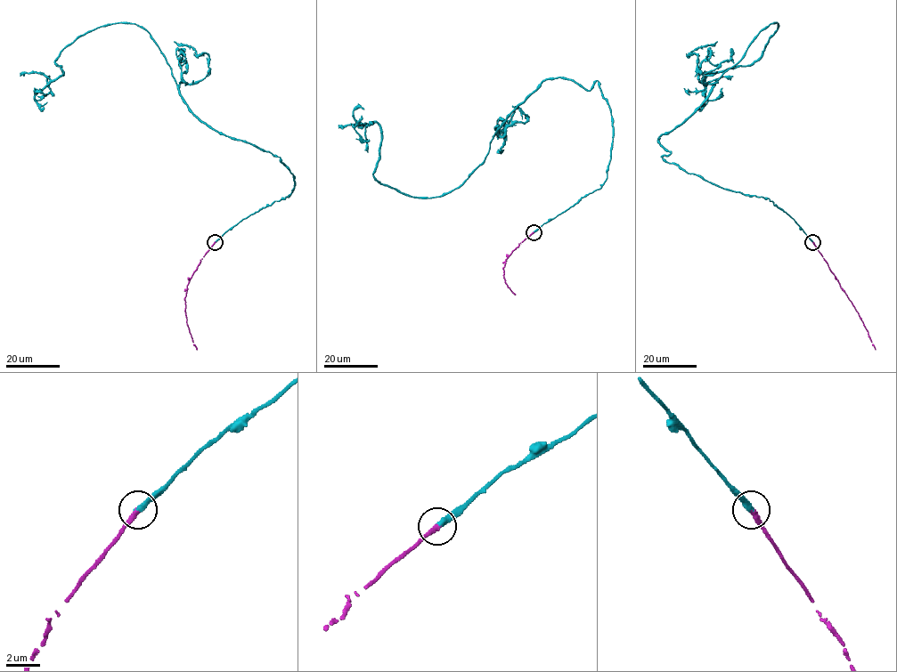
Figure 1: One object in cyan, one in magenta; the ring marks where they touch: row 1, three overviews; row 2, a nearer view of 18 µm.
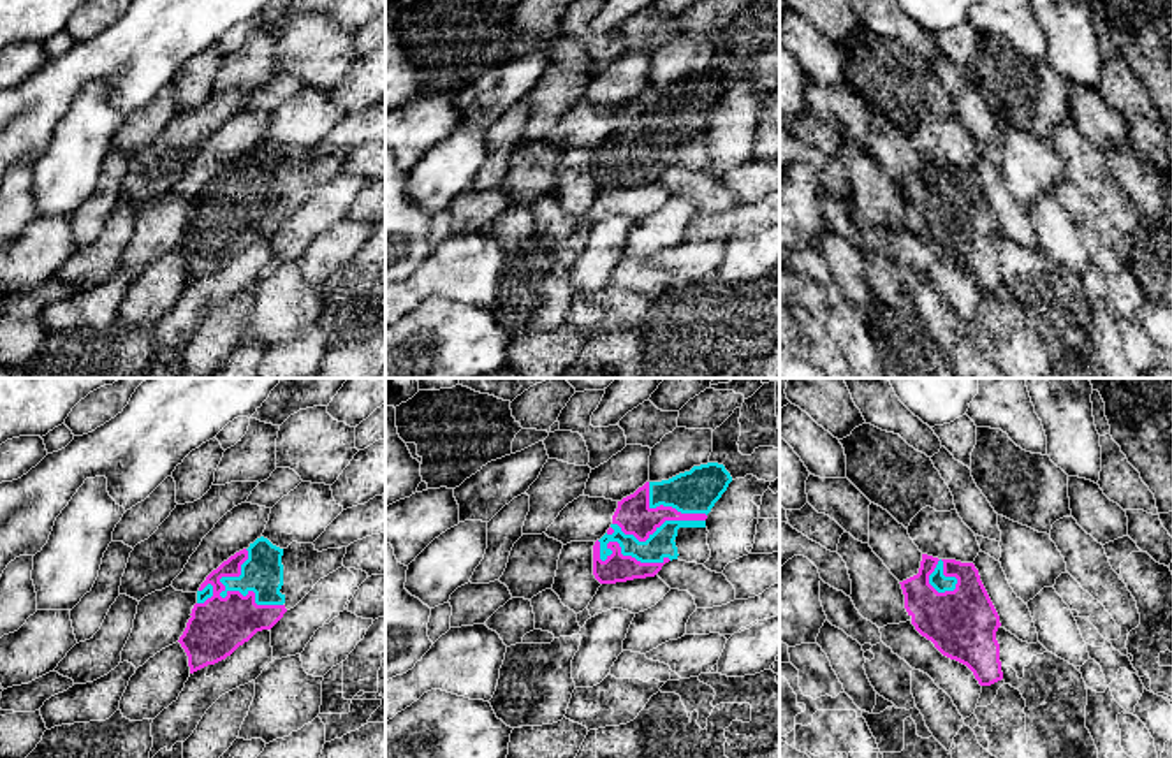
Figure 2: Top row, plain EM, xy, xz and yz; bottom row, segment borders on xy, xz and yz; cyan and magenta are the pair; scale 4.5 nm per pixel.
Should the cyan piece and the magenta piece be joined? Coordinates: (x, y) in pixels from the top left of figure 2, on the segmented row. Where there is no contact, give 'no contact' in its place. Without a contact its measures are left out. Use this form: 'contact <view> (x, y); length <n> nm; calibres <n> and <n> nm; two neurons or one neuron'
contact xy (254, 591); length 320 nm; calibres 190 and 260 nm; one neuron

